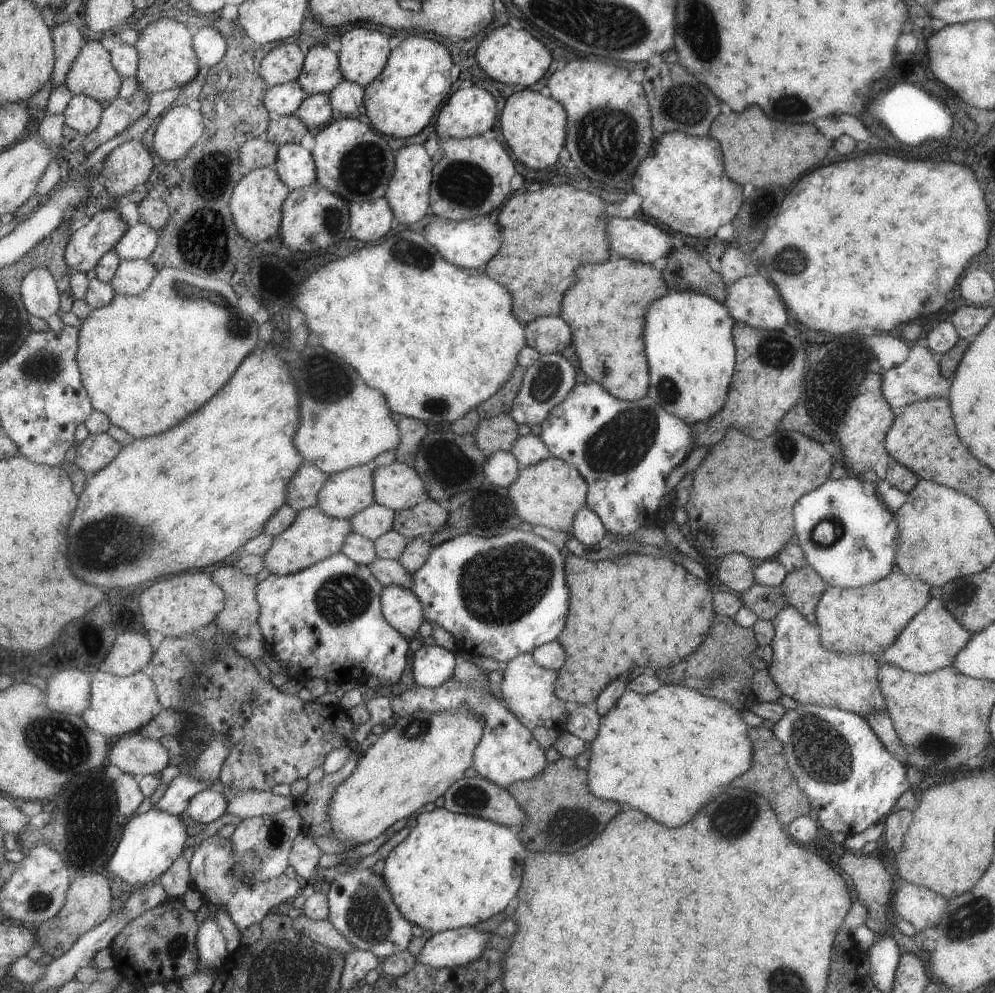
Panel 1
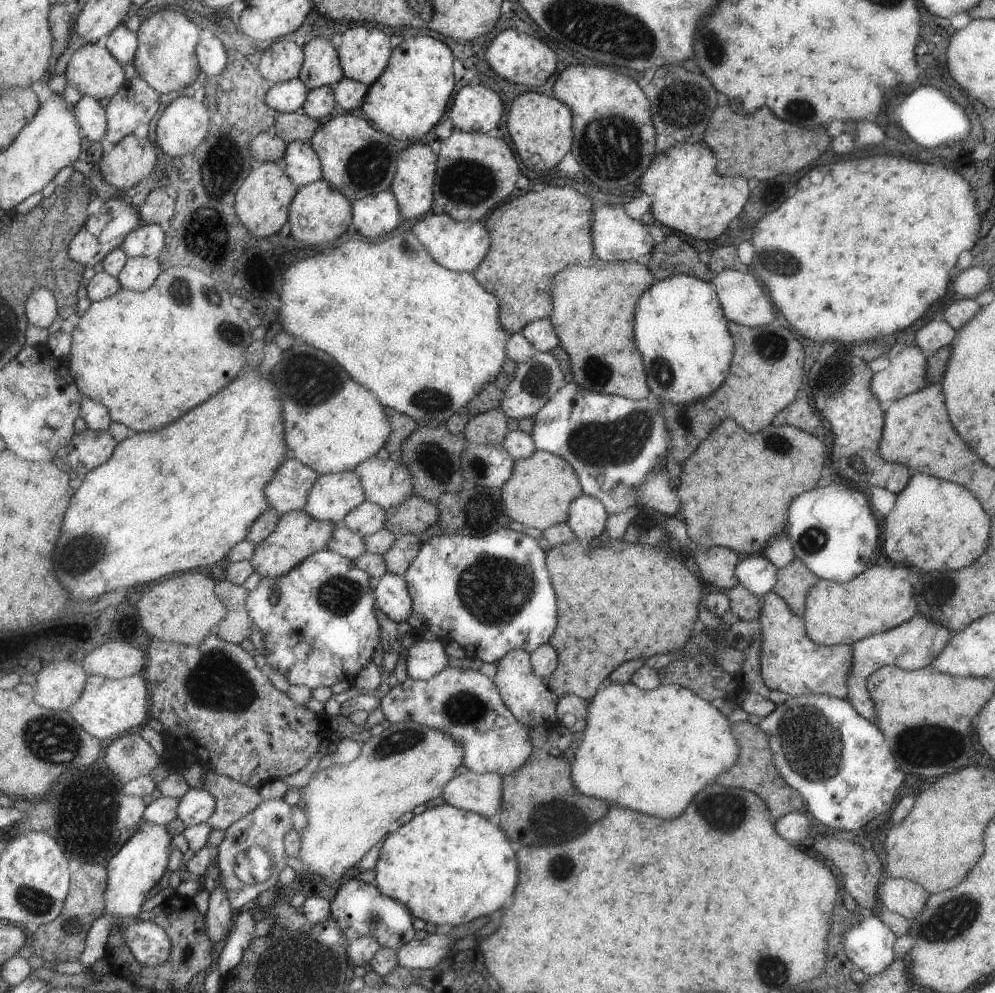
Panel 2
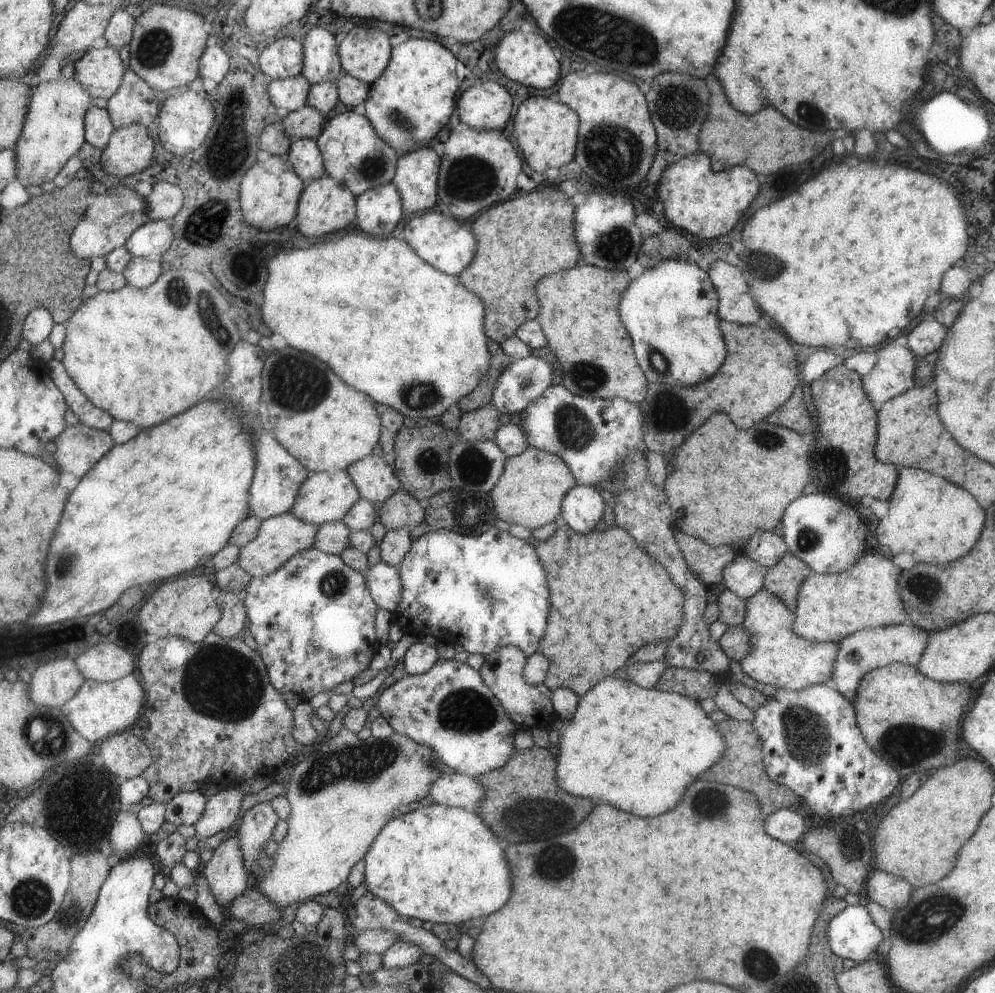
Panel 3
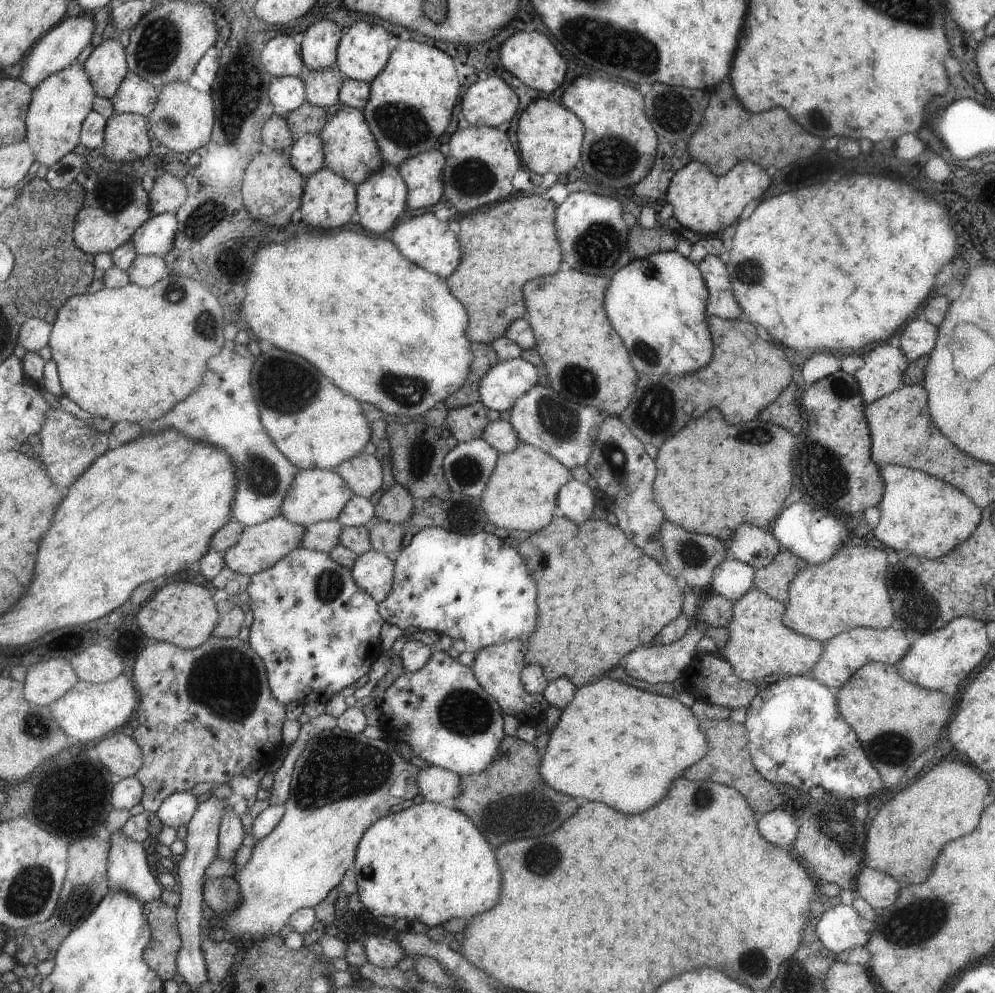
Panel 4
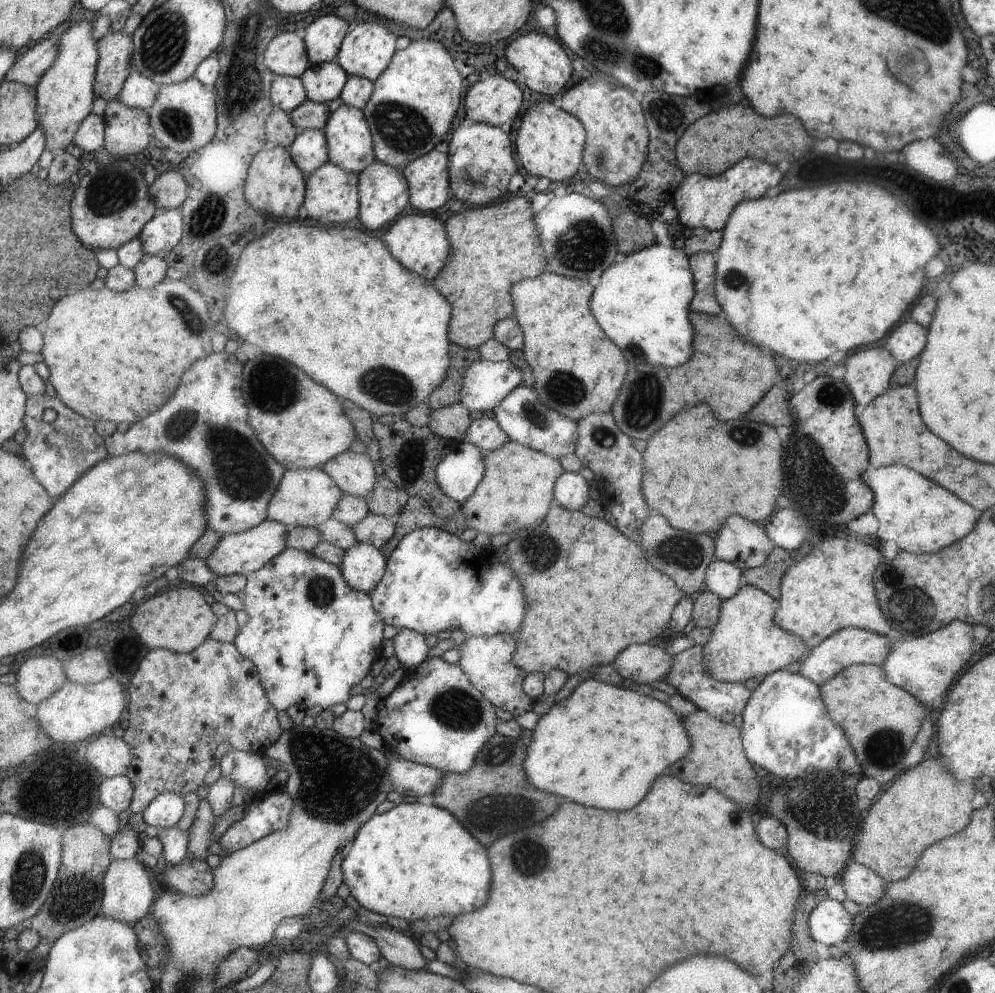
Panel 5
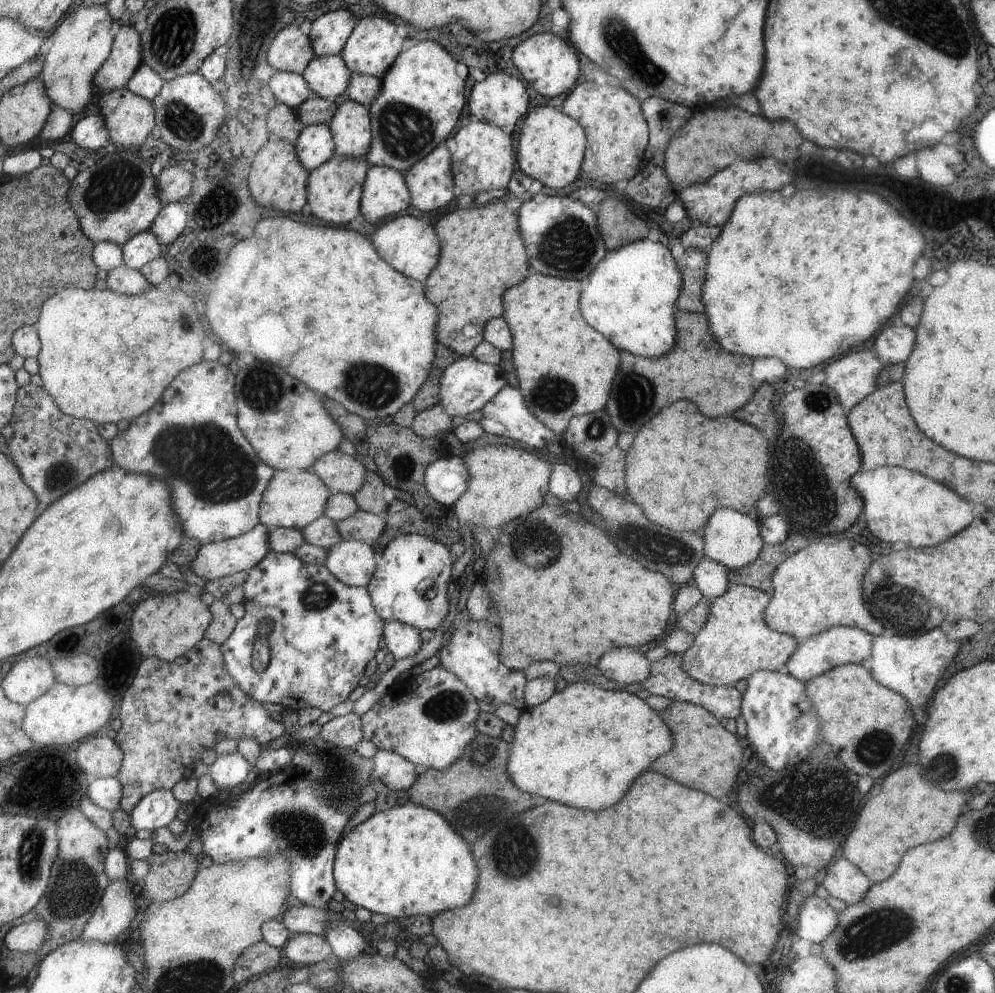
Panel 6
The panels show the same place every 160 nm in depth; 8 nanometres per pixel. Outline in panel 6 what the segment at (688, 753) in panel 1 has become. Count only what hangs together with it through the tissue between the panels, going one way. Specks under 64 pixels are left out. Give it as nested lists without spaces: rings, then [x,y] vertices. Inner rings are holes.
[[[577,681],[577,684],[569,684],[560,692],[554,692],[547,700],[532,707],[525,707],[519,715],[519,720],[514,728],[514,739],[511,742],[510,756],[506,760],[506,772],[510,775],[513,784],[519,790],[527,792],[527,794],[535,794],[535,796],[543,796],[549,800],[555,800],[559,804],[567,804],[567,806],[575,806],[581,810],[603,810],[615,802],[621,800],[621,796],[627,792],[631,780],[635,776],[639,776],[641,770],[645,770],[657,756],[663,756],[673,746],[673,735],[670,733],[668,726],[663,724],[663,719],[659,712],[651,709],[643,700],[639,700],[633,694],[625,694],[625,692],[609,692],[609,690],[601,690],[593,684],[583,684]]]

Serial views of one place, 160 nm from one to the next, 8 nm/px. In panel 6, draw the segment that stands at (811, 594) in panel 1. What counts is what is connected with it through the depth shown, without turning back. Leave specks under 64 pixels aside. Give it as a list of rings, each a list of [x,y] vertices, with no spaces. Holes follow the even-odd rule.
[[[791,534],[787,542],[780,542],[776,545],[763,543],[758,555],[750,563],[727,570],[729,586],[747,585],[760,591],[766,591],[767,594],[773,596],[772,572],[803,546],[807,546],[807,538],[801,534]]]

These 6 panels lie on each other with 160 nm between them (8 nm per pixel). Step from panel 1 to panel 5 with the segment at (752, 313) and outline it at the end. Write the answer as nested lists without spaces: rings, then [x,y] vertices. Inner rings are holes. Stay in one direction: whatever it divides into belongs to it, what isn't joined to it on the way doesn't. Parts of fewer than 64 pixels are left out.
[[[698,252],[690,256],[690,269],[694,275],[694,297],[690,310],[694,313],[720,315],[720,306],[714,295],[714,253]]]

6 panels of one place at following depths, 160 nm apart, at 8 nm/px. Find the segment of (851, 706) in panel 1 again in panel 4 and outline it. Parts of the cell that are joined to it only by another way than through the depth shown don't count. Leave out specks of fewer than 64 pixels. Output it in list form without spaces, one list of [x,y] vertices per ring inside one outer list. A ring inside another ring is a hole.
[[[755,588],[749,589],[733,603],[726,643],[723,648],[717,648],[715,654],[731,664],[737,678],[757,682],[769,674],[775,674],[777,678],[811,676],[814,664],[822,656],[824,643],[796,633],[786,626],[782,622],[786,612],[785,604]]]

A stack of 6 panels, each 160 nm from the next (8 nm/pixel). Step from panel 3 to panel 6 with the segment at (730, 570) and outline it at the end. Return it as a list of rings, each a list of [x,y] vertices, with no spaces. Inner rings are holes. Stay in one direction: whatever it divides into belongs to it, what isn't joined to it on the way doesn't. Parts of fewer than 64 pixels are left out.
[[[703,557],[703,560],[695,565],[691,582],[703,597],[710,600],[722,595],[729,588],[727,569],[707,557]]]

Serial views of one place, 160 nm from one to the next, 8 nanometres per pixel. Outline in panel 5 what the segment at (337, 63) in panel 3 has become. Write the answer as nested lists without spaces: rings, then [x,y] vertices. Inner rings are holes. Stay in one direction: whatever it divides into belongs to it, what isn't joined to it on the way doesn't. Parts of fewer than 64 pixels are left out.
[[[327,14],[317,17],[305,28],[306,45],[313,65],[330,63],[338,58],[343,41],[352,27],[347,20]]]

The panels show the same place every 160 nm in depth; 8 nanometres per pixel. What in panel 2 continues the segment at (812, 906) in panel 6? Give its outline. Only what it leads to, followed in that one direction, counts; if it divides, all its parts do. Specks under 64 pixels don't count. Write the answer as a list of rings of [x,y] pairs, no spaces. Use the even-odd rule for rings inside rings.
[[[877,917],[850,919],[844,931],[844,953],[851,966],[868,977],[879,974],[895,958],[893,932]]]

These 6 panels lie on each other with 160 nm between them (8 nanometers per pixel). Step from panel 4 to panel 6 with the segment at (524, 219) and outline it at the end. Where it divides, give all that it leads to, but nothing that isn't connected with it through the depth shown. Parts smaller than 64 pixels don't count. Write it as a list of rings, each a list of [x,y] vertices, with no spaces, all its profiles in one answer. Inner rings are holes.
[[[494,199],[479,208],[457,209],[434,220],[434,230],[441,243],[438,264],[422,282],[427,298],[438,307],[438,322],[434,334],[437,344],[442,344],[460,357],[471,355],[475,346],[484,340],[485,324],[490,318],[503,314],[502,294],[513,284],[521,282],[531,272],[522,233],[518,229],[518,215],[505,209],[504,199]]]

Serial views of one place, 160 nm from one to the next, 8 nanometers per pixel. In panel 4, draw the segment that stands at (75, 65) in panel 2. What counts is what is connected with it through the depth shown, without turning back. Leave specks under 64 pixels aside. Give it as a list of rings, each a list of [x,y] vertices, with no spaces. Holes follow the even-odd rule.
[[[105,35],[104,40],[94,48],[85,60],[84,66],[91,82],[94,83],[94,89],[98,96],[112,99],[119,92],[119,87],[131,71],[128,65],[126,48],[121,42],[114,40],[110,35]]]

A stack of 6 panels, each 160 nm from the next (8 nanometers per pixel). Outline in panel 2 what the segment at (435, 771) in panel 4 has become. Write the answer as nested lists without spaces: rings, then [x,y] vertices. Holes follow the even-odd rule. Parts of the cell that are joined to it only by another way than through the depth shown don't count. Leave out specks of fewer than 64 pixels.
[[[463,772],[443,786],[441,796],[449,806],[490,819],[500,810],[502,776],[497,773]]]

